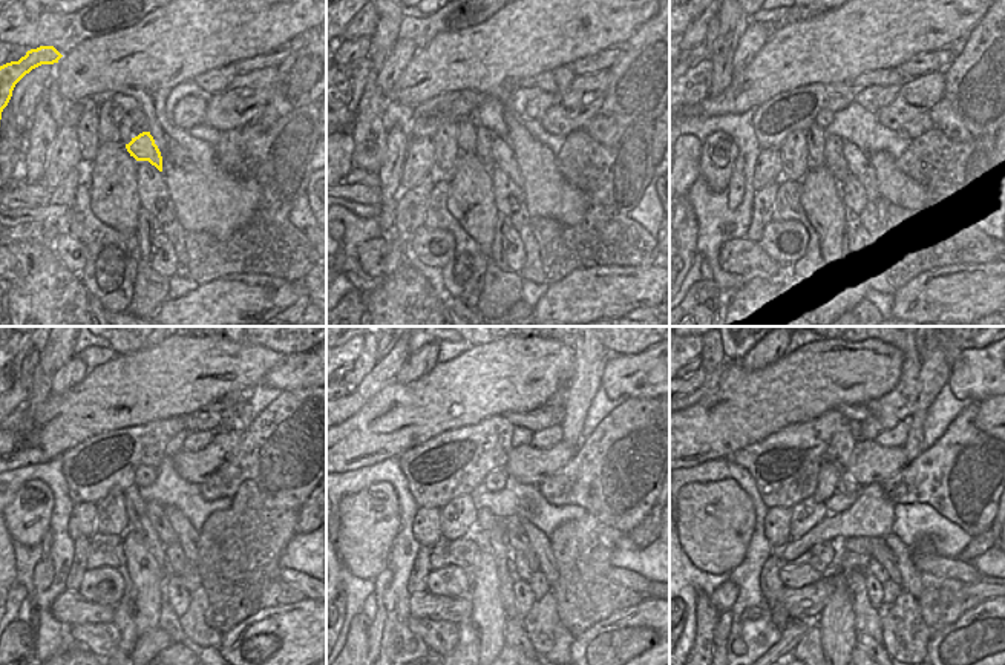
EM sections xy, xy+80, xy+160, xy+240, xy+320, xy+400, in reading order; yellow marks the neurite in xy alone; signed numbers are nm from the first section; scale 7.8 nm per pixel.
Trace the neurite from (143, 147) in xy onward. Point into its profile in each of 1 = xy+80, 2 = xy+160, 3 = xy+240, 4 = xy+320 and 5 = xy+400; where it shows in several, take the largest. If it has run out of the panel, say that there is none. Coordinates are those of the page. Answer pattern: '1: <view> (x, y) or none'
1: xy+80 (503, 153)
2: xy+160 (858, 163)
3: xy+240 (187, 535)
4: xy+320 (540, 543)
5: xy+400 (912, 583)

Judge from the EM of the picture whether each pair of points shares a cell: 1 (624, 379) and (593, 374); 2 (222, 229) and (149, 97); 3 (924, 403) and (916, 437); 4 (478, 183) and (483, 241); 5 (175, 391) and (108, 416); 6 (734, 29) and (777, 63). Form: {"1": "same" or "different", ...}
{"1": "different", "2": "same", "3": "same", "4": "same", "5": "same", "6": "different"}

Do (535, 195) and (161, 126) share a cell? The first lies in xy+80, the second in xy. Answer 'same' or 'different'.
same

